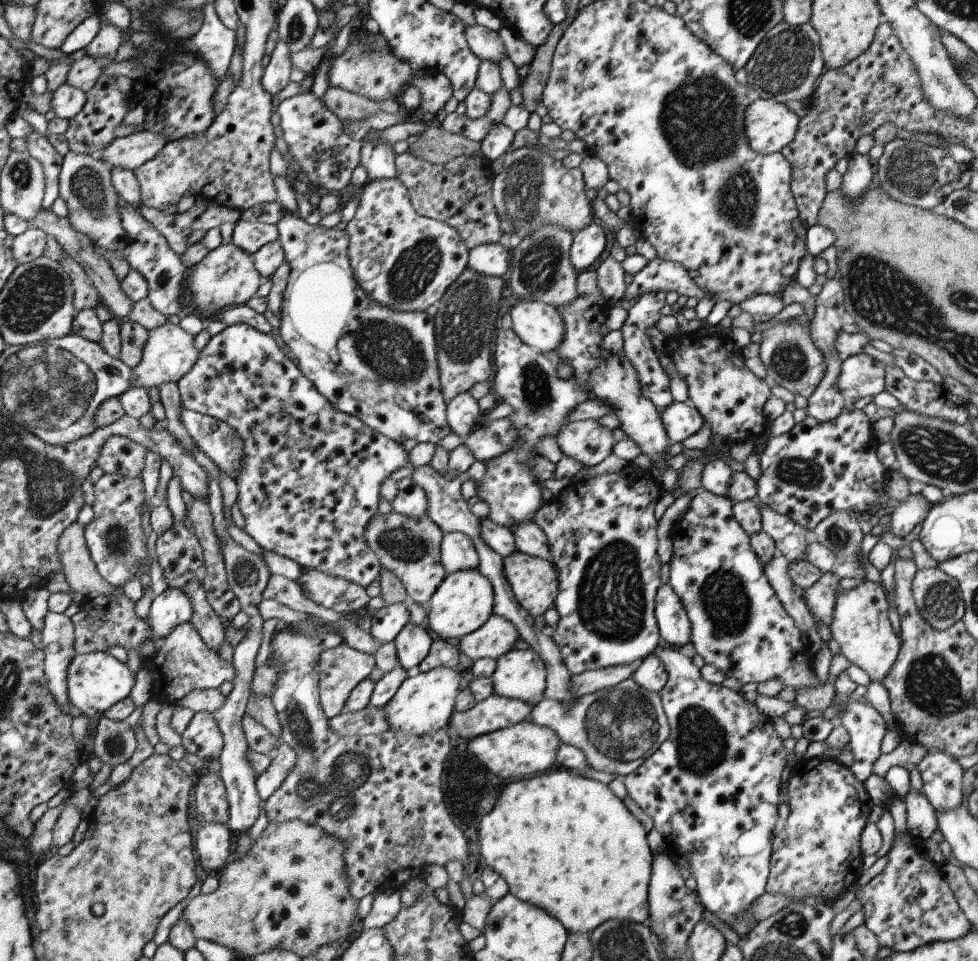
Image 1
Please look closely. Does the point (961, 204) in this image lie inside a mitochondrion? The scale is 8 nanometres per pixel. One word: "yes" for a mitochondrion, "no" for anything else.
yes

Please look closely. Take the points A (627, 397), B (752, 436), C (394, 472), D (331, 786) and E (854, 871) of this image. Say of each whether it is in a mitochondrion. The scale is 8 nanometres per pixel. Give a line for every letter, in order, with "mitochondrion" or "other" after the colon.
A: other
B: other
C: other
D: mitochondrion
E: other

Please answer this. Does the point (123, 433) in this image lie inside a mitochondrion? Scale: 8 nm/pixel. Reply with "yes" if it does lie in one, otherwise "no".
no

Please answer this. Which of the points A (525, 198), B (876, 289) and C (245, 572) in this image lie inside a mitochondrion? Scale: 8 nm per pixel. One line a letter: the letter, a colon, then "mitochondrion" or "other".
A: mitochondrion
B: mitochondrion
C: mitochondrion

